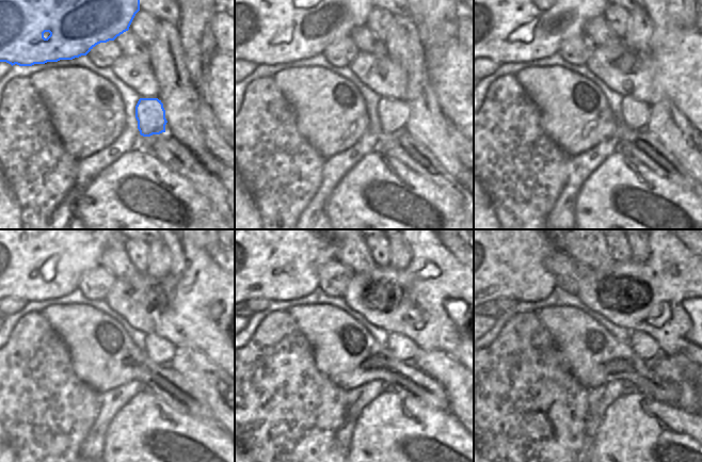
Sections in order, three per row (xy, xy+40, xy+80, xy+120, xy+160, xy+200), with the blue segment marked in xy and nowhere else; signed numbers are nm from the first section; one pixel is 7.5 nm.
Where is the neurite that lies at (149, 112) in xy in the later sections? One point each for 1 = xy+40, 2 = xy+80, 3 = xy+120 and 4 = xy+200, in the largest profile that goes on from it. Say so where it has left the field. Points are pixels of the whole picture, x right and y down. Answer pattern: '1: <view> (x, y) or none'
1: xy+40 (393, 114)
2: xy+80 (635, 113)
3: xy+120 (159, 350)
4: xy+200 (645, 347)

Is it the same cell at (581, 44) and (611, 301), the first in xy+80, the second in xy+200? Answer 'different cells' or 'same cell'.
different cells

